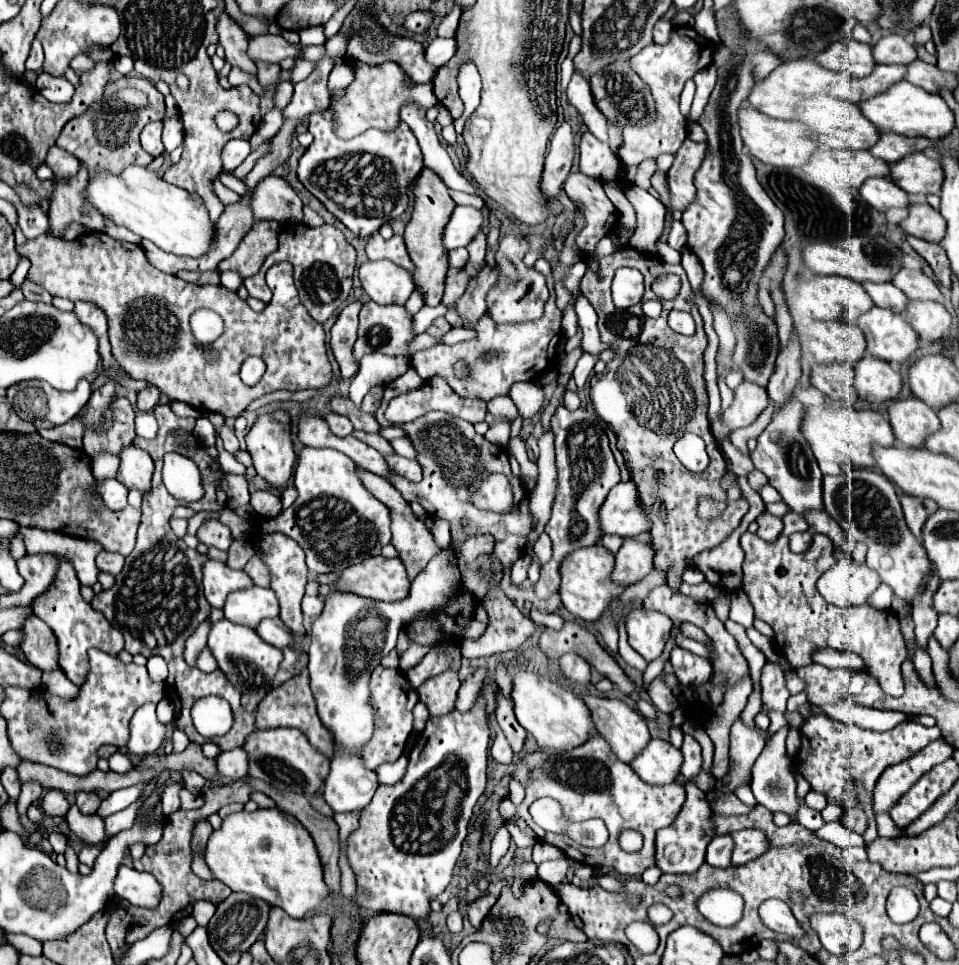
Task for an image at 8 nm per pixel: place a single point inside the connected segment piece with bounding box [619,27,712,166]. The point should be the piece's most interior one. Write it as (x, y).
(664, 68)

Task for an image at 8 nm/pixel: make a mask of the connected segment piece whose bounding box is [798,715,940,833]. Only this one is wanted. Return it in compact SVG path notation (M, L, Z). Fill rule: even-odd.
M826 715L811 716L800 727L802 747L798 751L798 771L808 779L810 787L824 793L828 803L846 805L846 815L842 817L844 825L856 833L864 833L866 817L860 805L852 807L848 801L856 797L854 781L862 781L868 789L874 787L880 773L892 765L908 759L916 753L916 749L926 747L930 741L940 737L938 727L924 727L920 723L900 723L892 731L870 735L868 729L860 729L856 725L844 725Z

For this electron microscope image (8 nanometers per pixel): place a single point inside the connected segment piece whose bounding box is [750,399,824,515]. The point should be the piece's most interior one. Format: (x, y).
(783, 455)

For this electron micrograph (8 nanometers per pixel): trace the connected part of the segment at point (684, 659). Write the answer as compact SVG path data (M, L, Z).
M674 647L670 653L670 663L678 681L686 687L700 687L712 675L712 663L704 657L698 657L686 649Z

